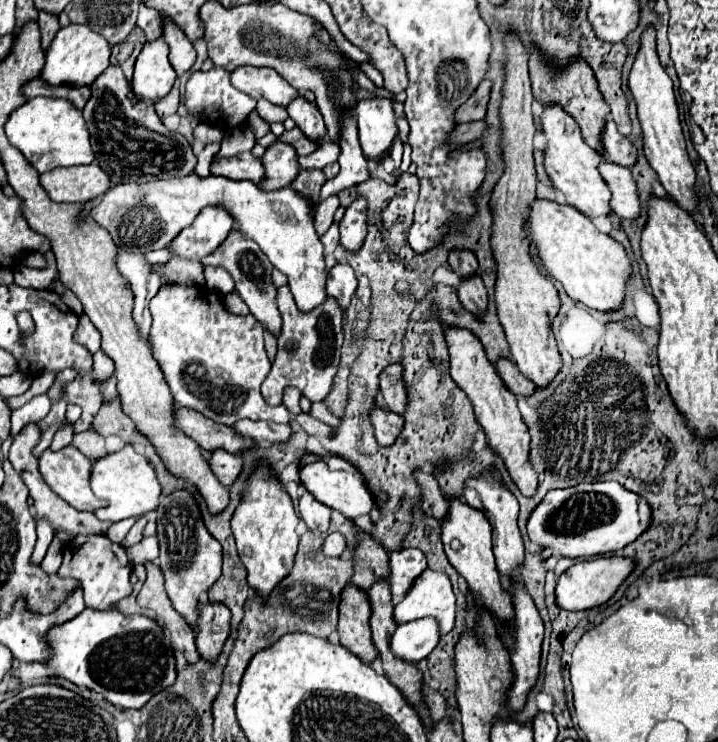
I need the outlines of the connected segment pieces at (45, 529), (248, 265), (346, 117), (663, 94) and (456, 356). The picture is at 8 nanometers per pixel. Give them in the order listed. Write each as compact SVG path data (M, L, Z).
M37 520L37 546L31 556L31 564L39 566L43 562L51 540L53 540L53 530L49 528L49 524L45 524L45 520Z
M231 230L231 234L227 236L227 240L213 254L205 256L201 262L205 266L221 266L221 268L225 268L233 276L235 290L241 294L241 298L249 306L251 314L261 324L265 324L273 334L277 334L281 330L281 316L279 316L277 304L275 304L277 288L271 282L271 270L273 270L273 266L269 264L269 258L261 252L261 248L257 248L257 244L253 240L245 240L239 234L239 230Z
M345 110L341 114L341 136L339 136L341 156L339 156L339 176L327 180L319 190L319 202L325 198L339 194L345 188L361 184L369 178L367 162L361 152L359 134L357 134L357 121L352 110Z
M647 26L645 32L641 34L639 40L639 52L635 56L635 62L629 72L629 90L635 98L637 104L637 116L641 122L641 132L643 132L643 152L653 166L653 170L659 174L659 180L667 194L681 202L687 212L697 210L697 200L693 198L693 186L695 186L695 170L693 164L687 156L685 150L685 138L681 130L681 120L679 120L679 108L675 102L675 92L673 92L673 80L661 66L655 50L655 28Z
M445 326L443 332L445 332L447 346L449 346L449 356L451 356L451 378L469 396L469 400L475 408L477 422L485 430L487 440L493 446L493 450L503 458L513 482L519 486L519 490L525 496L533 496L533 492L537 488L537 474L527 460L529 432L527 432L527 426L517 408L515 394L505 386L501 376L497 374L493 362L487 358L481 340L477 336L473 336L471 330L457 328L457 326Z

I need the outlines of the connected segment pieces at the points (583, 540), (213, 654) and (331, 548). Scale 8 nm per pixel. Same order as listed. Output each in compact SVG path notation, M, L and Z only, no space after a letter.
M583 482L577 486L565 488L565 490L549 490L545 494L545 498L539 502L539 506L531 512L531 516L527 520L527 534L529 534L531 542L543 546L555 558L559 558L559 556L591 558L591 556L609 554L619 548L625 548L637 536L641 536L645 526L649 526L649 520L651 520L649 504L641 496L623 488L621 484L617 484L617 482Z
M205 602L199 606L201 608L199 608L195 644L205 660L215 660L223 648L223 642L229 636L231 612L221 602Z
M331 532L331 534L325 538L325 542L323 542L323 546L321 546L321 552L323 552L325 556L343 556L343 554L345 554L345 548L347 548L345 538L343 538L339 532Z

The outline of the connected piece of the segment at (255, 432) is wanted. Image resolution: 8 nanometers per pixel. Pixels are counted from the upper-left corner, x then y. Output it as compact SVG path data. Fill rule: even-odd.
M237 420L231 426L237 434L247 436L259 444L265 442L285 442L291 434L291 426L289 424L275 424L275 422L265 422L265 420Z

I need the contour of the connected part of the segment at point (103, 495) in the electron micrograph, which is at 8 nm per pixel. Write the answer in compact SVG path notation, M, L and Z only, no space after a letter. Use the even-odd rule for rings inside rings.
M125 444L121 450L95 460L89 482L91 482L91 490L95 492L95 496L109 502L105 508L97 508L93 512L99 520L119 522L131 516L137 518L149 510L155 510L159 494L161 494L161 486L157 482L151 462L143 454L139 454L133 444Z

